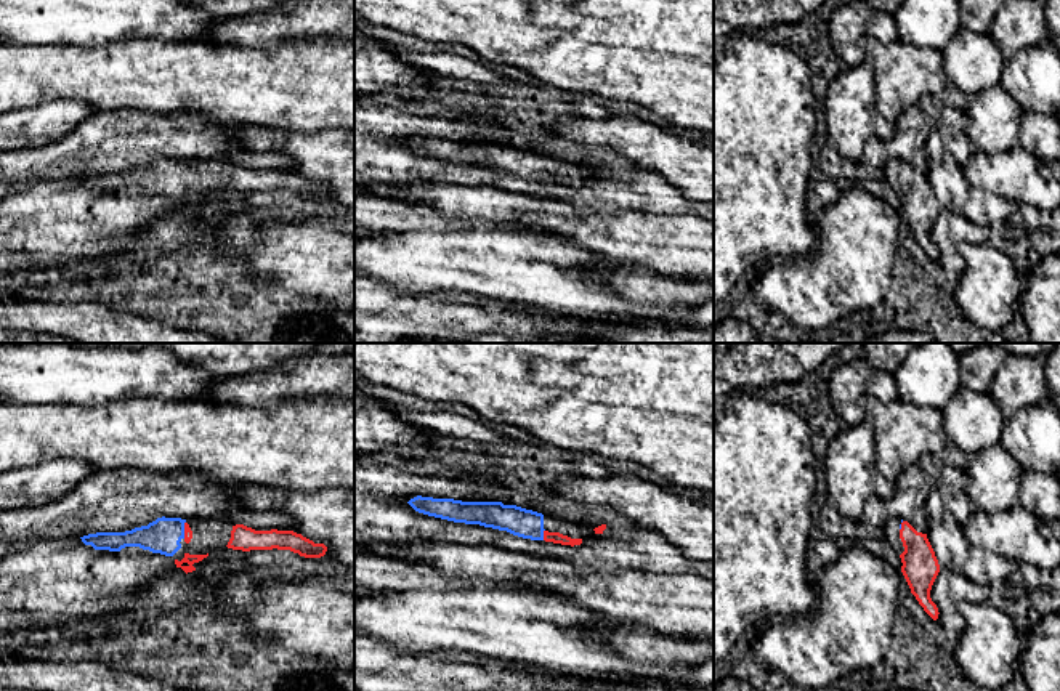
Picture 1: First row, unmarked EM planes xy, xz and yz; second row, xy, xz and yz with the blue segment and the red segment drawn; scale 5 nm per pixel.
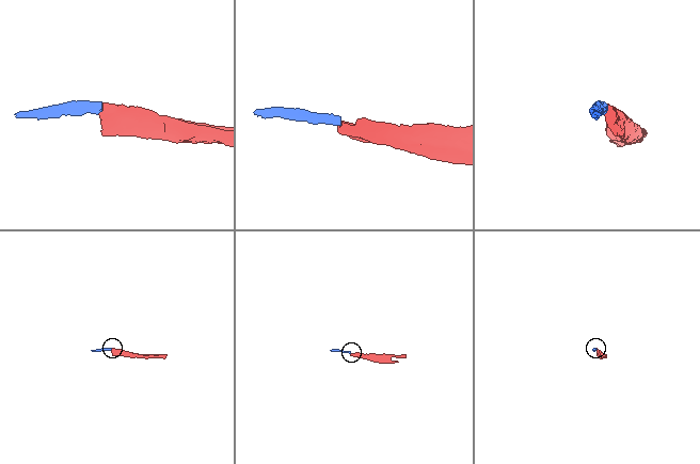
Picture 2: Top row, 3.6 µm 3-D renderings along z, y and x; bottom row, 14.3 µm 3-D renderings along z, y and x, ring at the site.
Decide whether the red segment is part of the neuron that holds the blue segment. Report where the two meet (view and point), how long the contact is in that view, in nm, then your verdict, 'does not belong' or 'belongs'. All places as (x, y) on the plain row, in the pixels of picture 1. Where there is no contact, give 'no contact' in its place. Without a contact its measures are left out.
contact xz (542, 175); length 60 nm; belongs

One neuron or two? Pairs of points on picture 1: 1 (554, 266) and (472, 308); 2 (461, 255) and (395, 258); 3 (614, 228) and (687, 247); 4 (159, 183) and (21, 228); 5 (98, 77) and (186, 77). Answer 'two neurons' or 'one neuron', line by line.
1: two neurons
2: one neuron
3: one neuron
4: one neuron
5: one neuron

